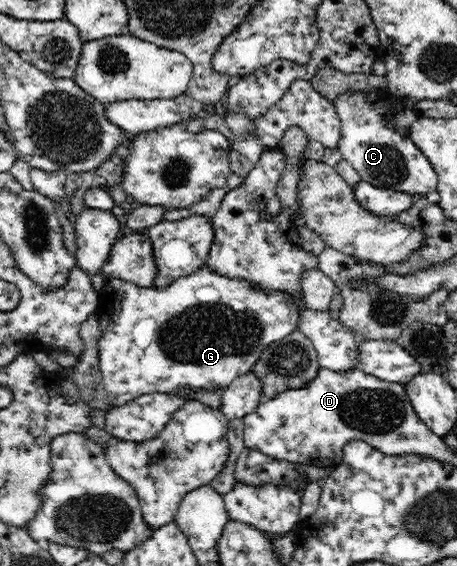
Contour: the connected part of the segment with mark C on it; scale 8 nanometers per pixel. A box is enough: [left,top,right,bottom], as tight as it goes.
[333,90,438,197]

